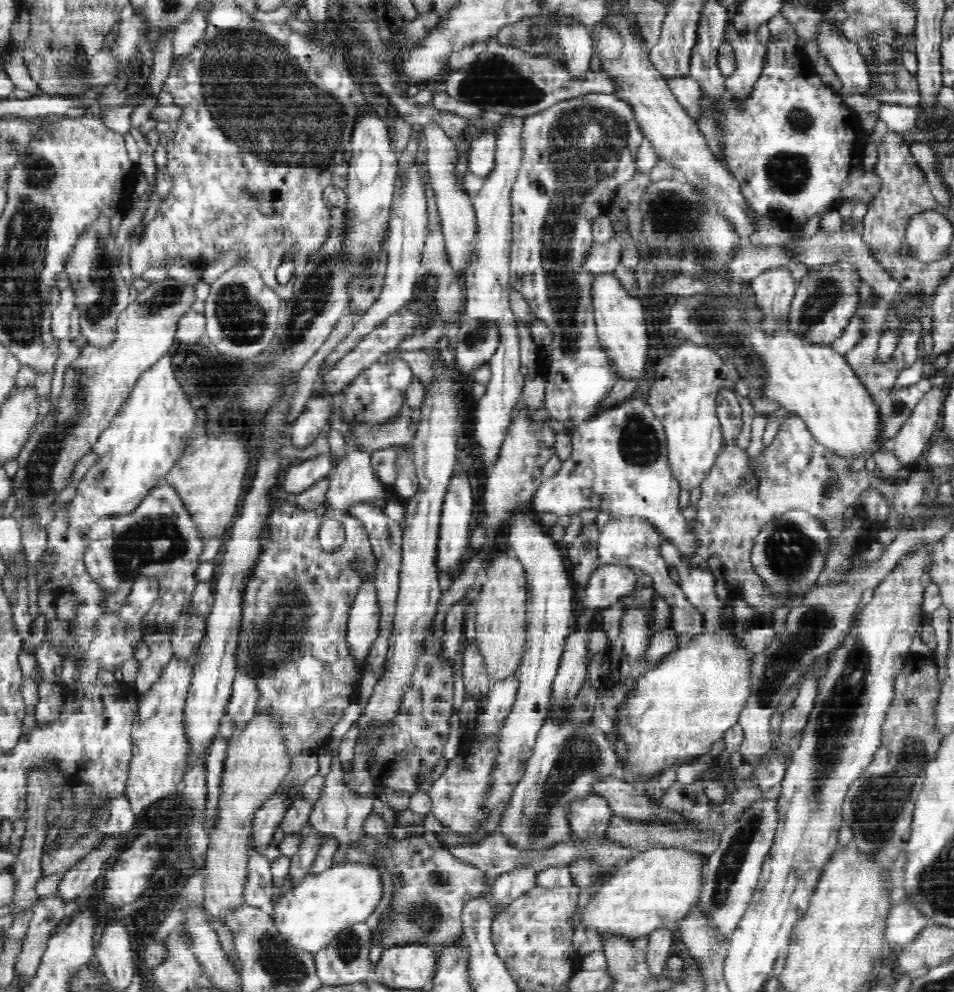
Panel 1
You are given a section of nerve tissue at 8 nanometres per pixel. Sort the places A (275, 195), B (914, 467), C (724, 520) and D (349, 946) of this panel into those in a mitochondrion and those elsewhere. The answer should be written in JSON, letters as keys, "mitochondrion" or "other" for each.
{"A":"other","B":"other","C":"other","D":"mitochondrion"}

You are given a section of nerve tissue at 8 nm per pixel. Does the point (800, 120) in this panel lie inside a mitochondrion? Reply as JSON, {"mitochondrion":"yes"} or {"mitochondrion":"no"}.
{"mitochondrion":"yes"}

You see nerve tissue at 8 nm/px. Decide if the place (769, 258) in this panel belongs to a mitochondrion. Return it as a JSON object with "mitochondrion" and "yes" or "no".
{"mitochondrion":"no"}

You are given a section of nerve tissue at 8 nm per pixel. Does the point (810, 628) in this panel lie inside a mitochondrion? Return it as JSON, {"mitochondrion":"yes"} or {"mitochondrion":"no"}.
{"mitochondrion":"yes"}

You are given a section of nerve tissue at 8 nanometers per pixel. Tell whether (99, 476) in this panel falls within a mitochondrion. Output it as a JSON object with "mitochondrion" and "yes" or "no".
{"mitochondrion":"yes"}

